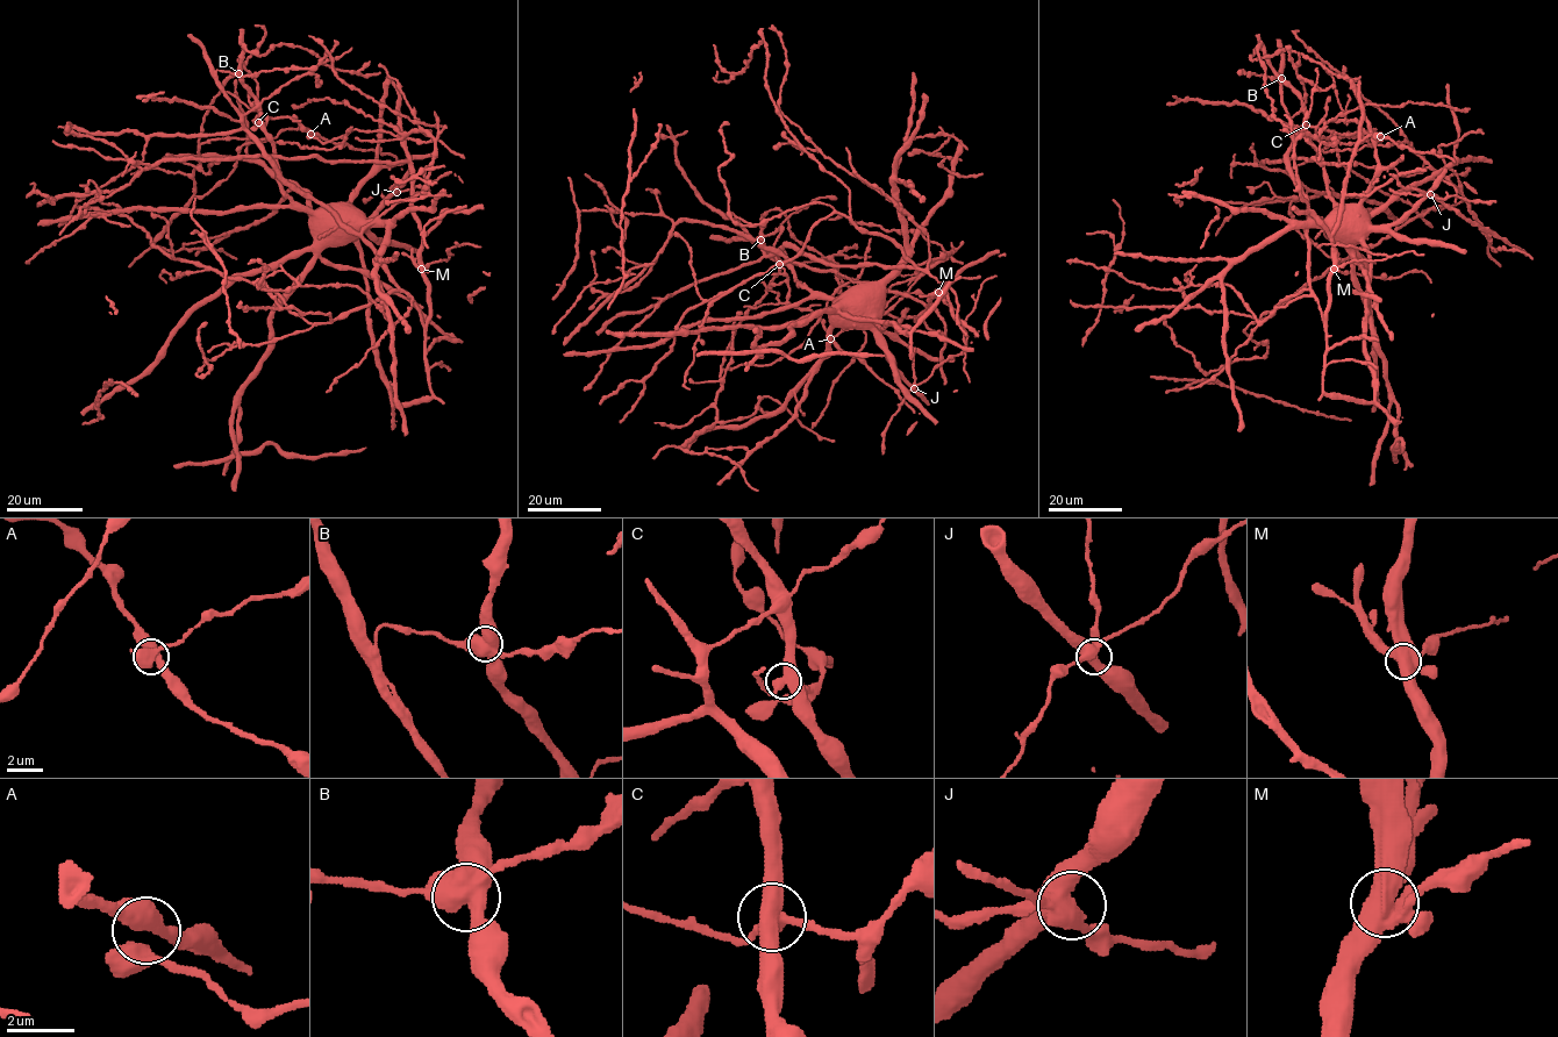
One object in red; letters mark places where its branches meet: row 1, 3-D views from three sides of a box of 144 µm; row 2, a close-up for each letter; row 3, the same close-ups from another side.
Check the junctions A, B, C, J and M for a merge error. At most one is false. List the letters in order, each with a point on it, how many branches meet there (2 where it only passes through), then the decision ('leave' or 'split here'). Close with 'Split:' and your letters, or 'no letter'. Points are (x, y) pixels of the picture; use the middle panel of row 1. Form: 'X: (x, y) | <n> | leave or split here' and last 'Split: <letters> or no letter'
A: (830, 338) | 4 | leave
B: (760, 240) | 4 | leave
C: (779, 264) | 4 | leave
J: (914, 388) | 5 | leave
M: (938, 292) | 5 | split here
Split: M

